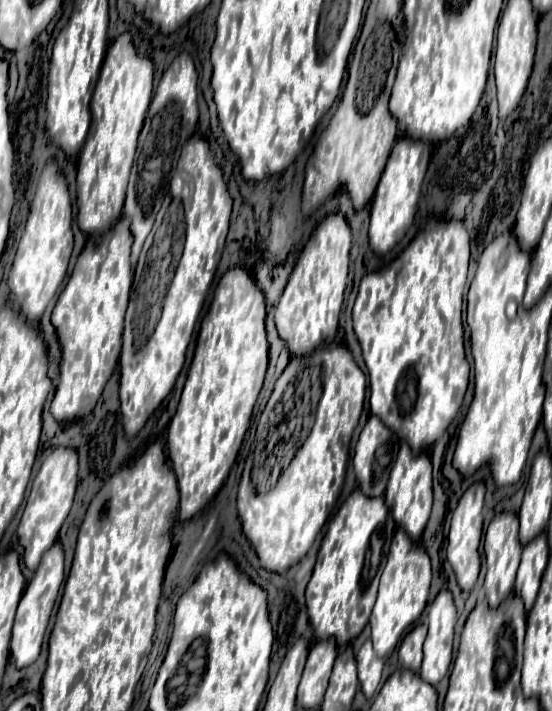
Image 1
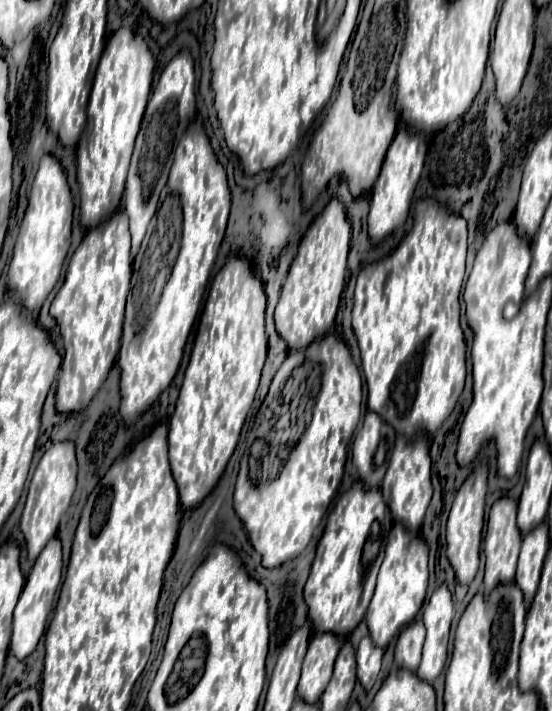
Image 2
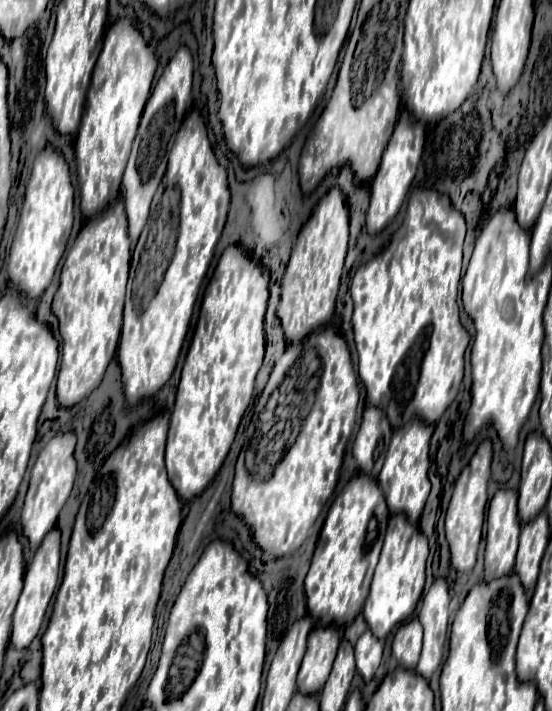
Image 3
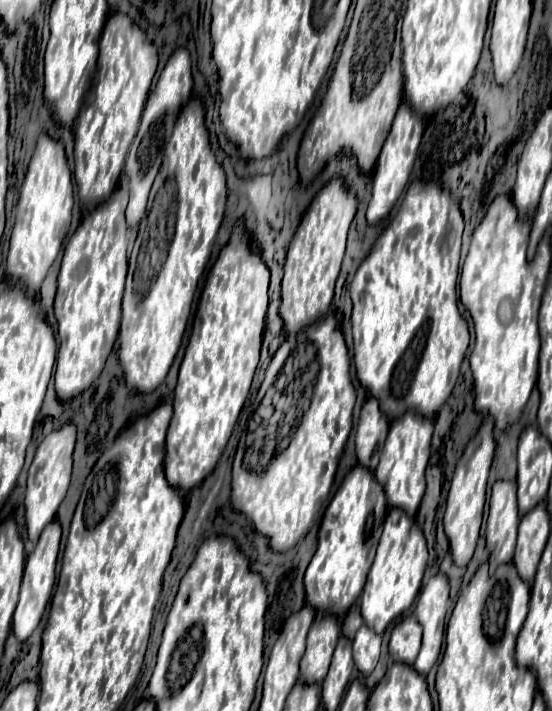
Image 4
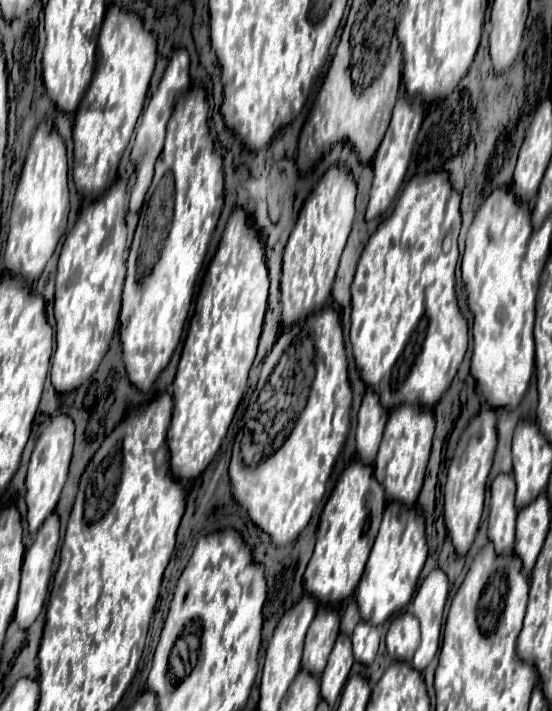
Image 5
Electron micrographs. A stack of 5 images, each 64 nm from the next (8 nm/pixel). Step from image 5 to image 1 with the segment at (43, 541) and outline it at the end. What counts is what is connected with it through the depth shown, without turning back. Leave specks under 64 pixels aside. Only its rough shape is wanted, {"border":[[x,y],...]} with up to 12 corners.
{"border":[[62,544],[42,556],[16,610],[10,641],[30,666],[64,580]]}

